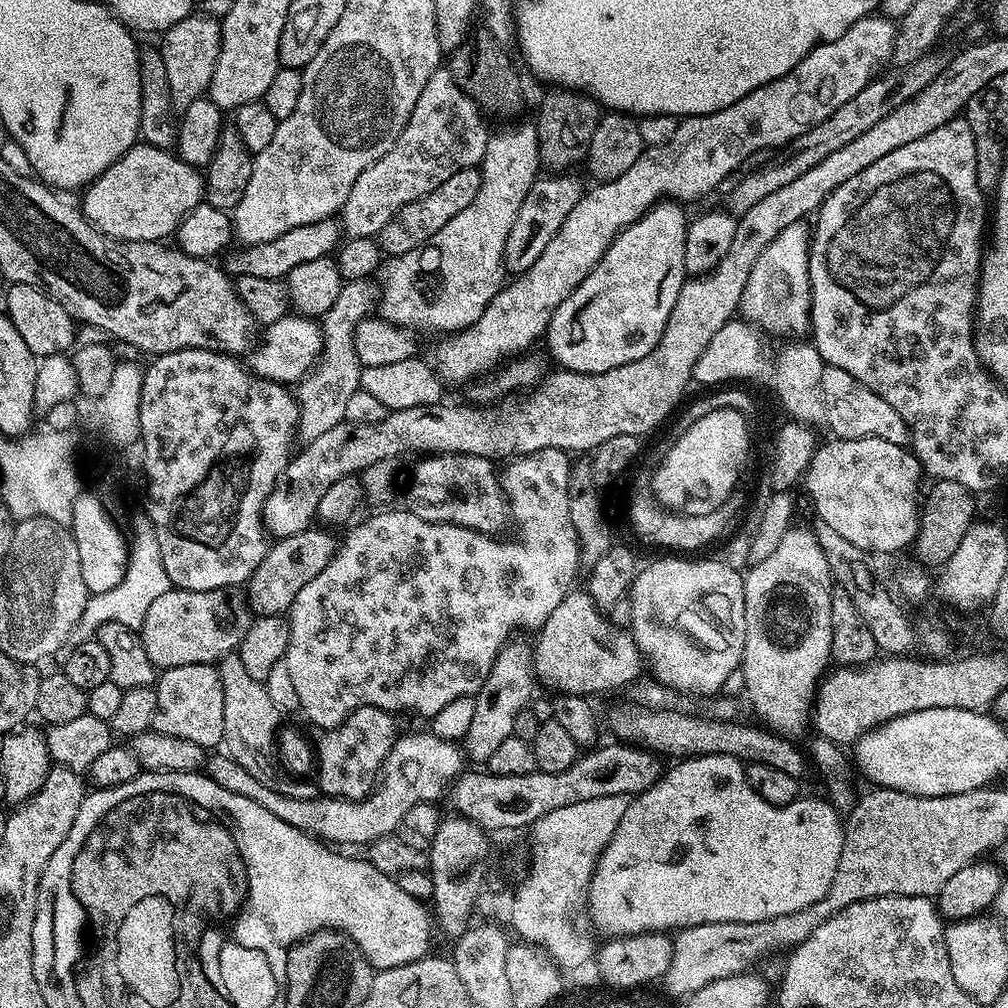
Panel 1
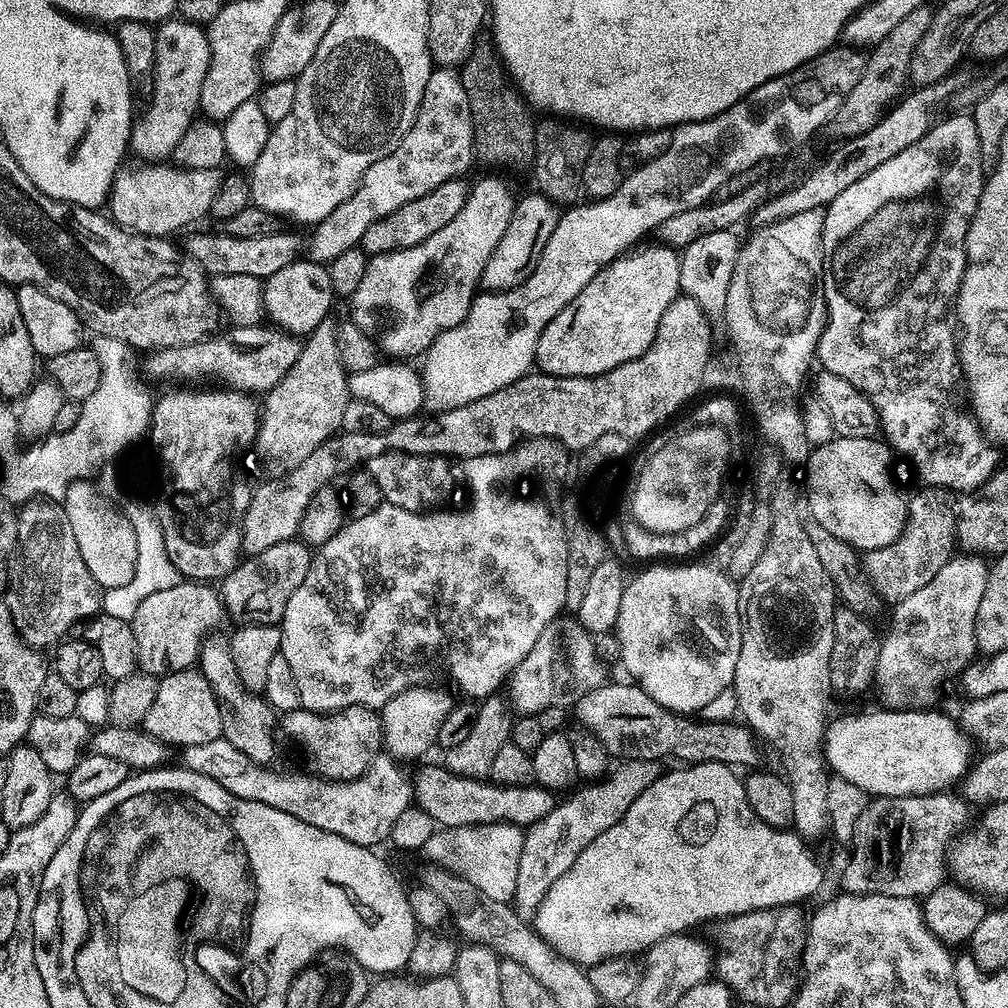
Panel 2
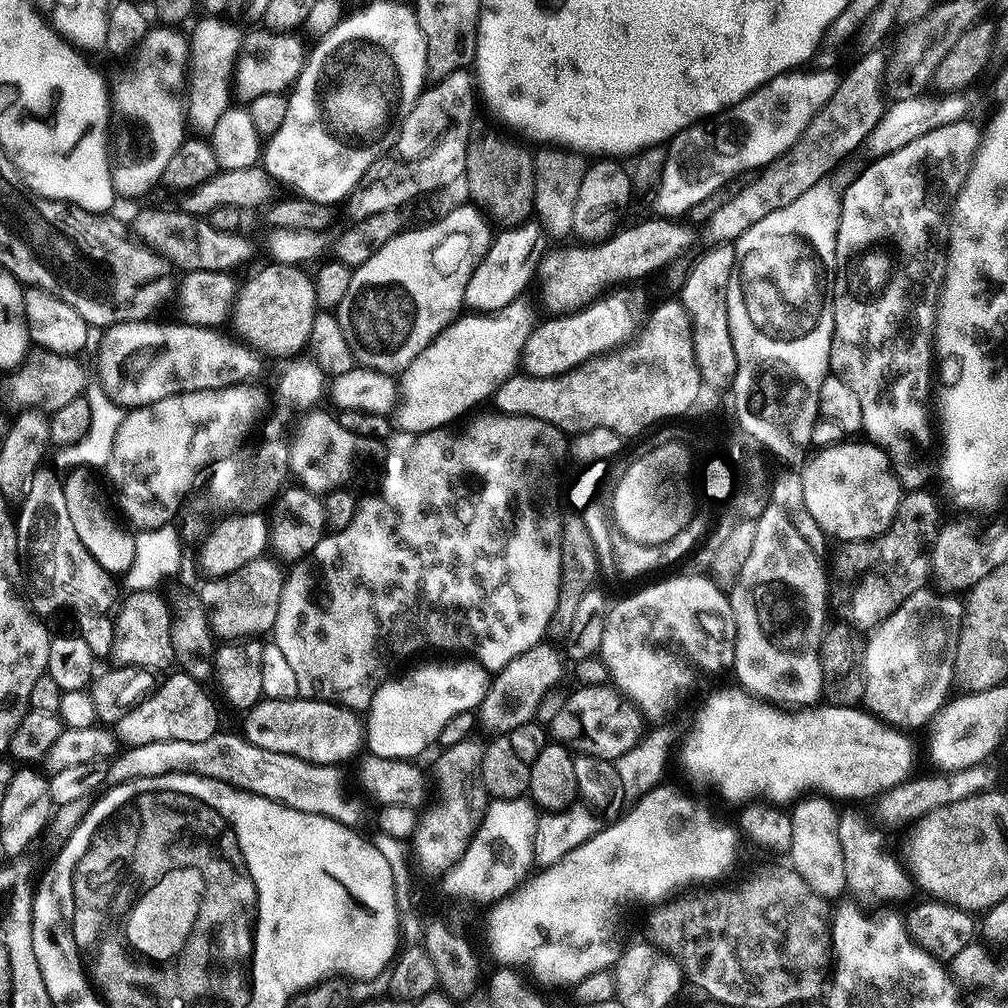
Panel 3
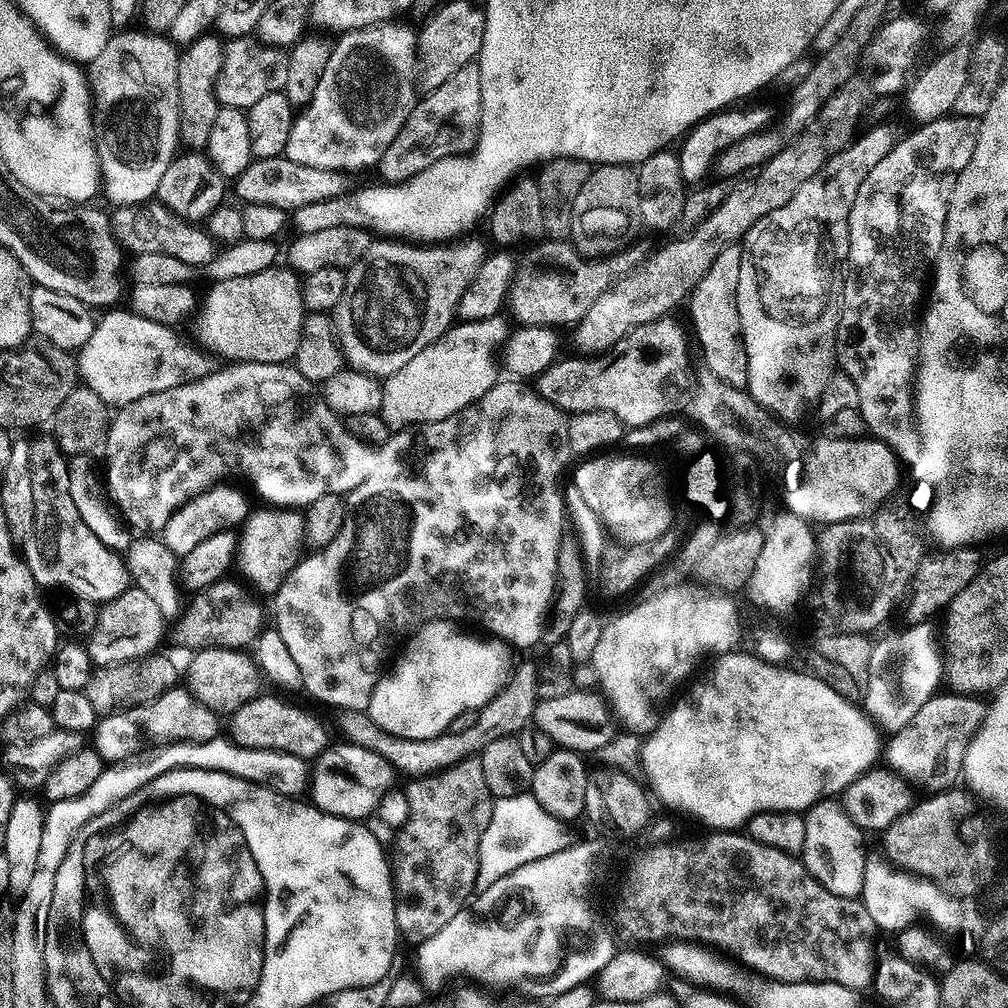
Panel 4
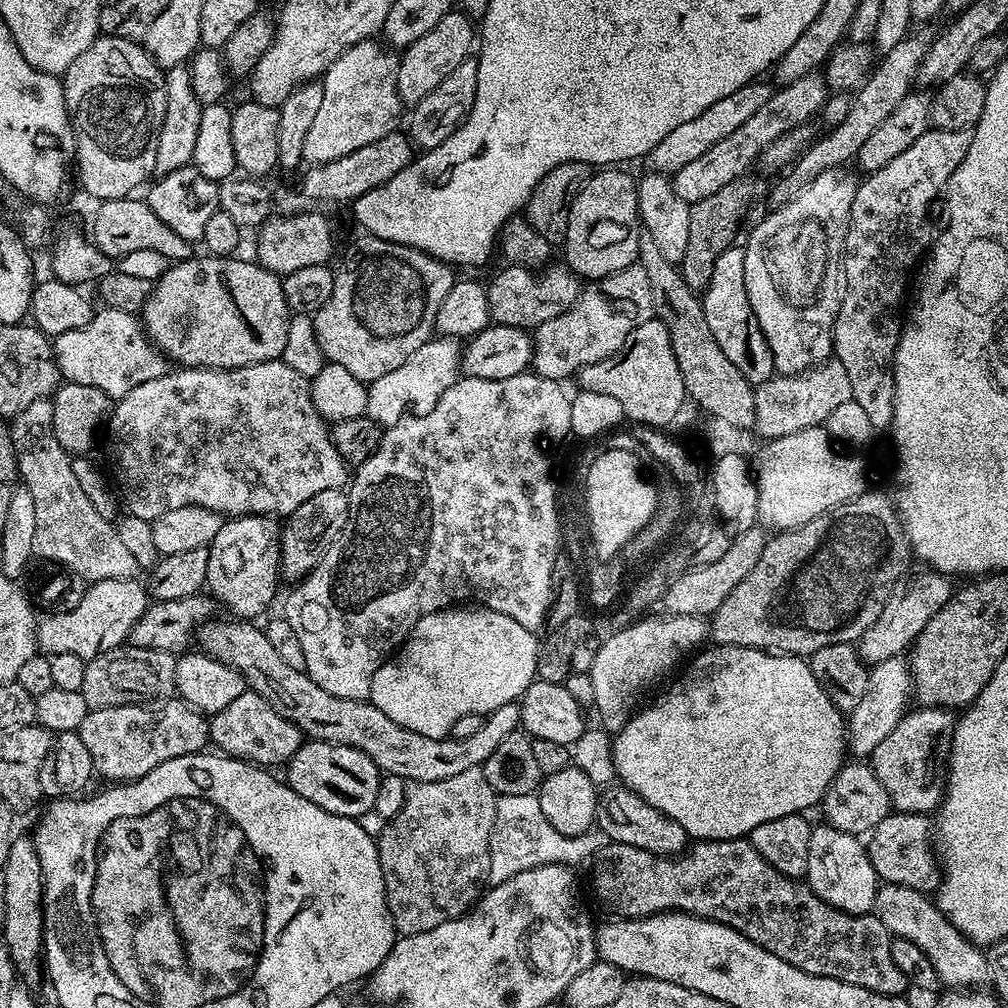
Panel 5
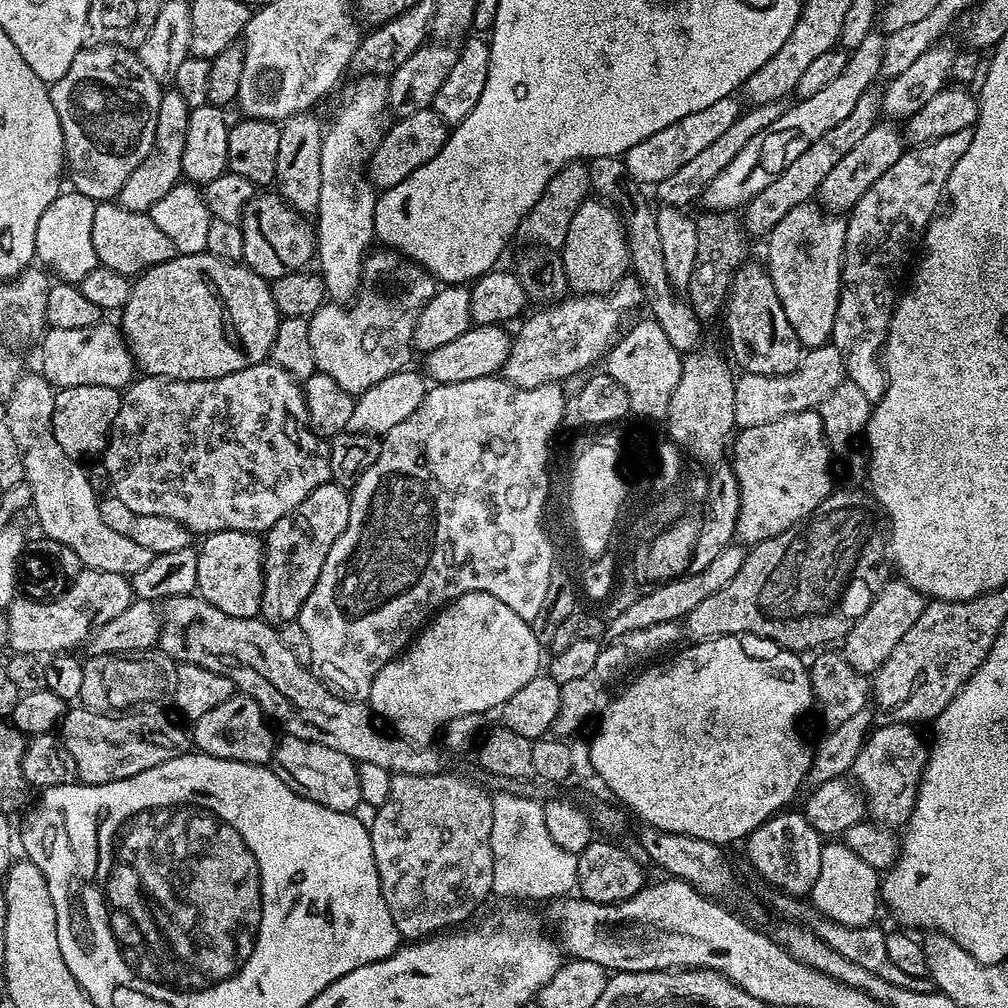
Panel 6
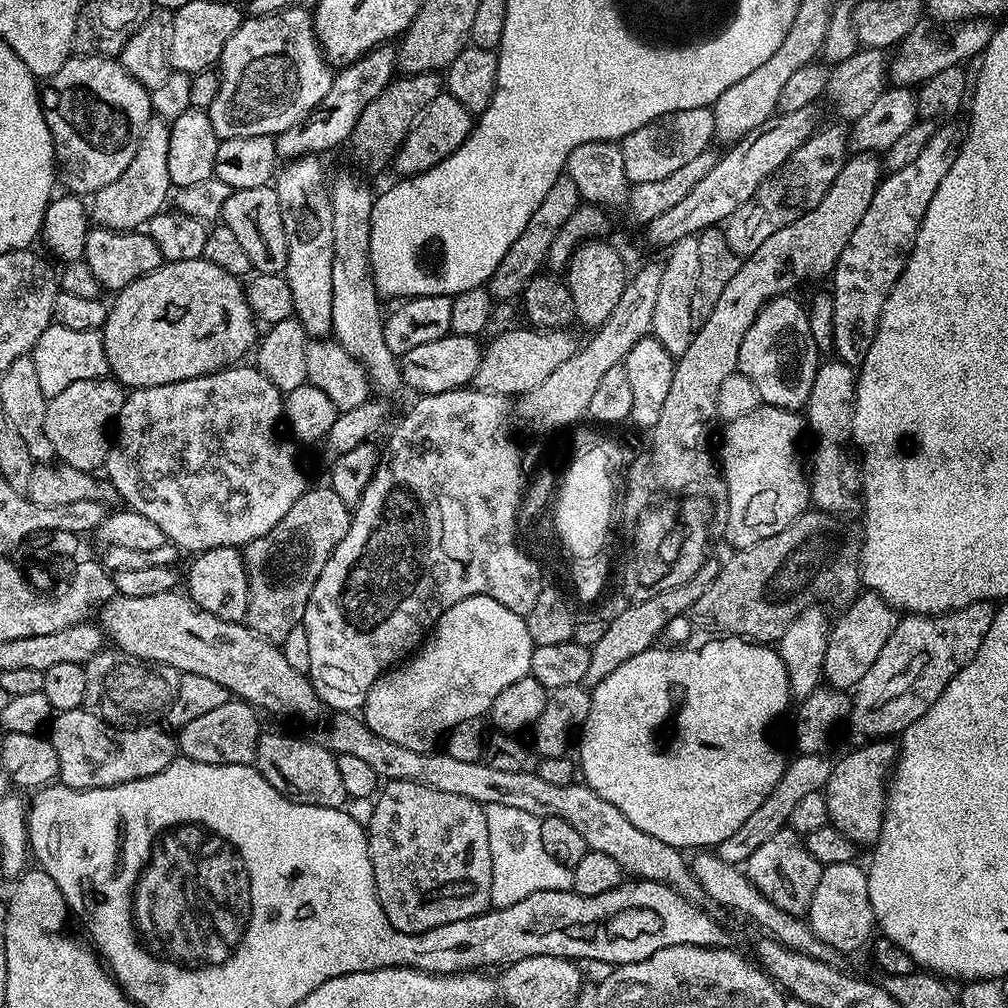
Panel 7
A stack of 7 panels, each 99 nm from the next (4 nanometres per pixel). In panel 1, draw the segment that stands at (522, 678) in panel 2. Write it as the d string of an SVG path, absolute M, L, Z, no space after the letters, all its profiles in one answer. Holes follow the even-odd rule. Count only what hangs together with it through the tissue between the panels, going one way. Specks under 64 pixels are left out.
M569 591L562 598L558 606L546 618L544 625L538 629L537 640L534 640L534 655L532 666L534 676L548 688L553 688L553 693L565 696L583 696L585 698L595 697L595 692L612 692L615 688L624 688L632 684L640 676L640 671L645 671L646 660L640 655L635 638L632 637L628 628L619 628L612 624L609 617L596 603L588 597L587 591Z

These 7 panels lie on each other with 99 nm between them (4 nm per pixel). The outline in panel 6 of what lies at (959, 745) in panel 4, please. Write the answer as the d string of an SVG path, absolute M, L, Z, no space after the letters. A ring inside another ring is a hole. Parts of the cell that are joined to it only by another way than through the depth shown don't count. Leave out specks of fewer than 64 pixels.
M885 724L873 727L850 771L851 779L860 790L871 823L889 830L907 825L916 801L916 791L928 761L929 745L910 724Z

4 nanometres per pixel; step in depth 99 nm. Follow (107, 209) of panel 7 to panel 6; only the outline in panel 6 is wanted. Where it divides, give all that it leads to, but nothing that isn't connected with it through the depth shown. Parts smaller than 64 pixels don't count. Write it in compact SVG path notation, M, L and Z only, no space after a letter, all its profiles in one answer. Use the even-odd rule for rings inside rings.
M164 90L160 93L158 102L158 126L154 146L150 154L134 169L134 174L126 178L118 197L118 203L126 210L146 212L163 198L176 184L182 180L182 149L186 146L186 122L188 121L189 109L182 99L182 94L174 90Z

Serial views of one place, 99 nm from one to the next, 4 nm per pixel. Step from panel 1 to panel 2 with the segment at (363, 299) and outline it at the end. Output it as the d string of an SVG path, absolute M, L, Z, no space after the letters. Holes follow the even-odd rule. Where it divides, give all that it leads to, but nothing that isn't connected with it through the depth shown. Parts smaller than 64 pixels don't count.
M318 325L301 345L297 362L282 382L263 397L254 441L263 475L269 479L283 478L341 429L343 411L351 399L348 377L338 358L335 325Z

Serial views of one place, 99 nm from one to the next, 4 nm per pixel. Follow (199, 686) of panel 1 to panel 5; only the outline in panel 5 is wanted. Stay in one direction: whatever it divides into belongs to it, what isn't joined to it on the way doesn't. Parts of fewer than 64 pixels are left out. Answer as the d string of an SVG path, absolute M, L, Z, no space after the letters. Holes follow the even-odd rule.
M179 698L163 701L159 706L145 706L143 704L131 704L130 706L114 706L113 708L93 708L88 711L82 726L78 729L82 743L85 744L90 754L95 775L105 776L108 782L131 782L150 774L154 766L162 762L170 762L170 758L182 758L194 756L205 751L209 747L208 738L209 717L195 708L185 704Z

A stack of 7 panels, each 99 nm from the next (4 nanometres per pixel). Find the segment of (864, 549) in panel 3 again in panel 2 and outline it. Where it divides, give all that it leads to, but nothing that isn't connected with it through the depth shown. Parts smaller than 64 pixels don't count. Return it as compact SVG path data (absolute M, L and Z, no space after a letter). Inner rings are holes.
M924 486L919 490L921 492L911 493L908 496L908 521L898 539L890 542L890 546L875 548L863 553L862 556L864 574L872 586L873 593L879 599L881 596L882 599L889 600L889 605L892 606L901 604L903 600L910 598L914 590L922 590L922 586L926 586L926 582L930 582L934 574L938 574L938 570L946 566L946 562L952 559L958 548L956 539L957 497L946 488Z

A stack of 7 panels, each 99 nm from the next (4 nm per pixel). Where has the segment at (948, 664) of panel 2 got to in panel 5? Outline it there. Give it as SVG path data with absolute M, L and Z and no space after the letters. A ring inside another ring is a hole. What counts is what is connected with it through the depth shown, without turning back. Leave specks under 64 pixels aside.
M903 655L894 656L886 661L871 665L866 694L862 694L858 706L846 716L846 748L853 757L871 757L874 746L898 726L898 722L909 711L910 701L913 699L912 670L909 661ZM909 700L909 704L908 704Z

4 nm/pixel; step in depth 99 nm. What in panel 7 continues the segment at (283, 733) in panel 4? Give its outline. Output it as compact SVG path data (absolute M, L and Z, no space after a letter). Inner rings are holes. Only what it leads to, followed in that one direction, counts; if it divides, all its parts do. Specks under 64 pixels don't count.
M230 698L222 706L208 712L194 722L186 722L178 730L178 752L185 760L206 762L218 766L255 765L256 747L262 735L257 709L247 700Z

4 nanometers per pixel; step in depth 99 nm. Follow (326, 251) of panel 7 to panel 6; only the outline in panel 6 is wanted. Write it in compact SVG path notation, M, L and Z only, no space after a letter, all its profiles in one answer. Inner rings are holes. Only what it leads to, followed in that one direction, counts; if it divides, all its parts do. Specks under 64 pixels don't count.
M297 112L283 121L278 142L274 186L281 199L301 215L312 216L321 198L321 138L324 124L312 112Z

